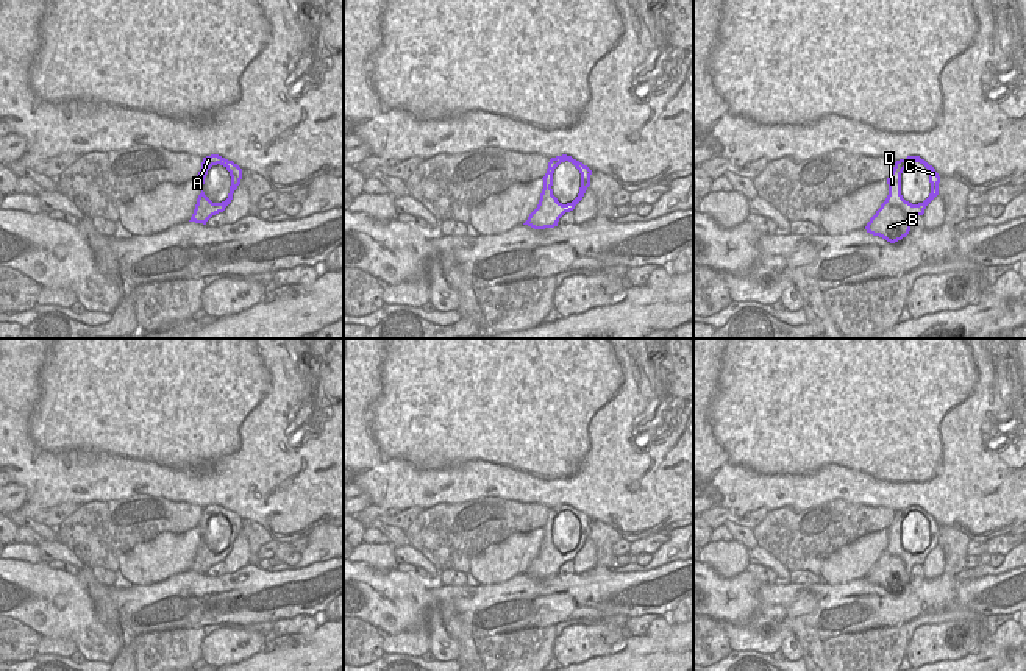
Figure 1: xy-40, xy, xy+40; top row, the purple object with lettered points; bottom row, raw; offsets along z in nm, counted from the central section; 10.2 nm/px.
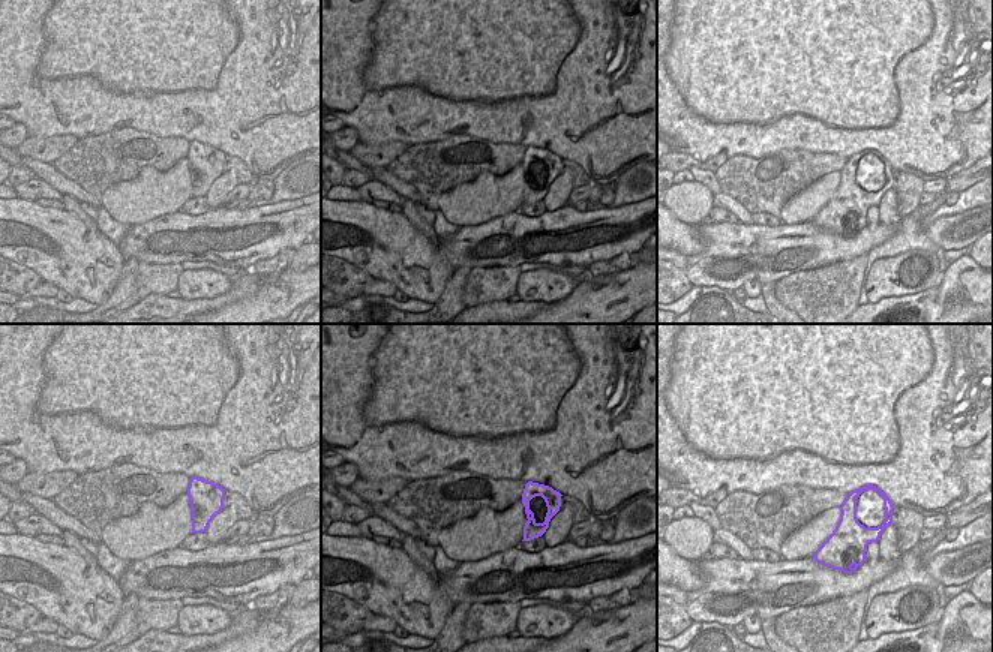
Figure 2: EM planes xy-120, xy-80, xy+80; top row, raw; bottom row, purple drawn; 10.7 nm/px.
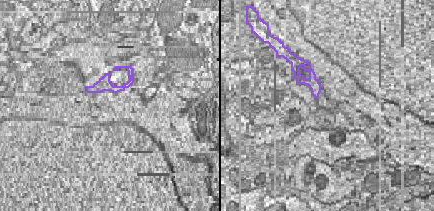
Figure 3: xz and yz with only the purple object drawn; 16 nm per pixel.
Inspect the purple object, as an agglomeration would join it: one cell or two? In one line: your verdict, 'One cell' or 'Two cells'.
One cell

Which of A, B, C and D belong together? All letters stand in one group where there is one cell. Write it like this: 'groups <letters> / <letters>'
groups A B C D

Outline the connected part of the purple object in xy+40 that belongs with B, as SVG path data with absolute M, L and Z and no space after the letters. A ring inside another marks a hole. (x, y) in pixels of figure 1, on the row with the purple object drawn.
M907 156L895 162L895 167L887 178L889 195L876 214L870 218L865 229L873 236L879 236L890 243L906 237L910 231L914 215L923 215L926 206L939 195L940 176L932 165L920 156ZM910 162L923 164L929 172L931 193L918 204L906 201L901 195L901 173Z

